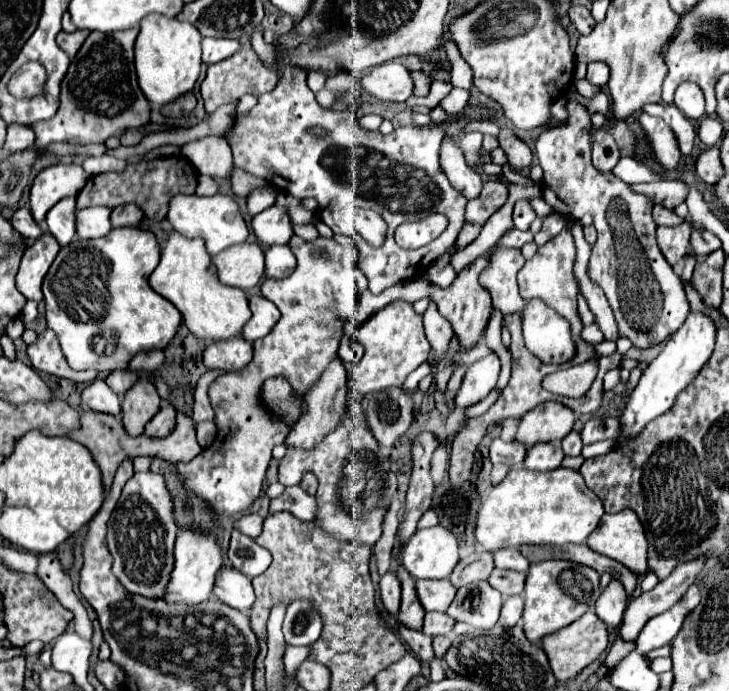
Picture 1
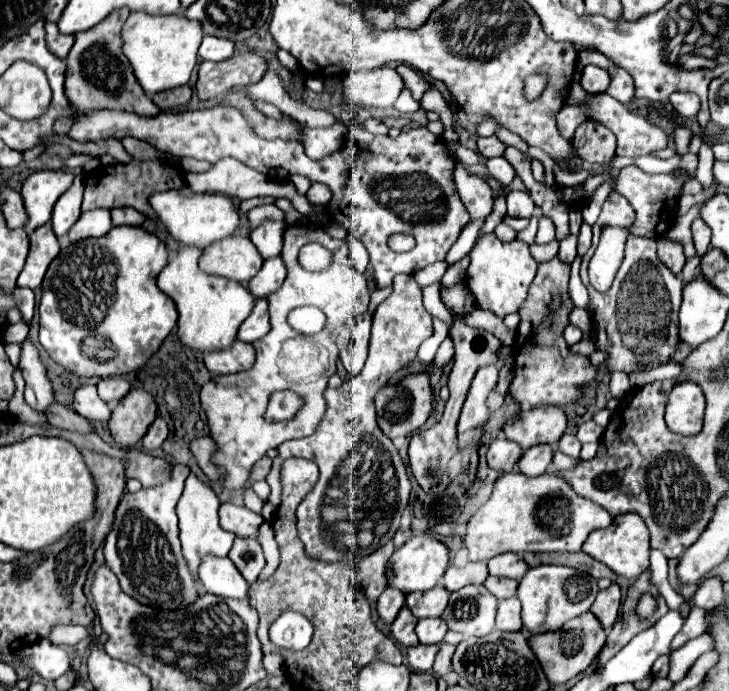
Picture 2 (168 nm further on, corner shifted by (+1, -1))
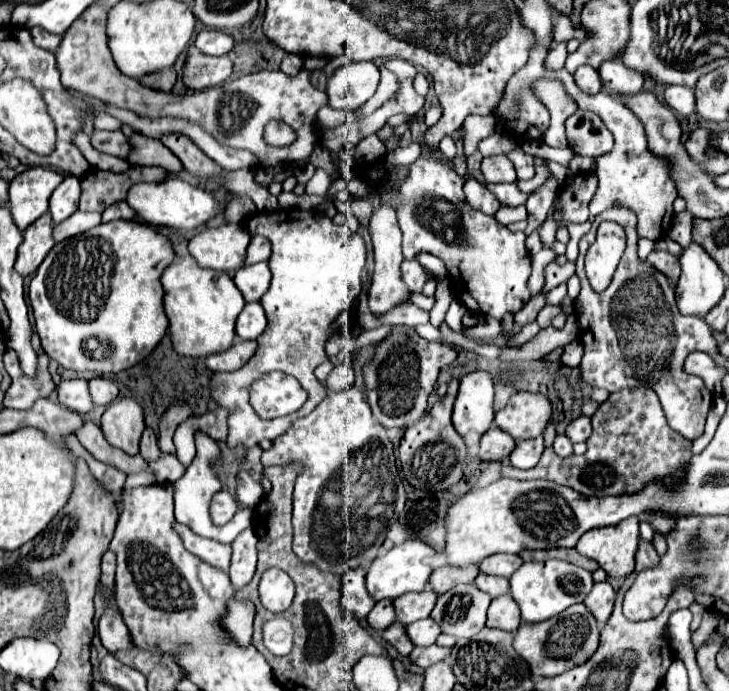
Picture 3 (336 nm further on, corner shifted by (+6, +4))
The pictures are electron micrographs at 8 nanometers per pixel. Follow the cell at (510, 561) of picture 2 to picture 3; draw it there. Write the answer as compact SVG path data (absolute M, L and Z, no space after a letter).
M493 555L489 559L483 559L483 563L479 565L479 571L509 579L521 565L523 561L519 555Z

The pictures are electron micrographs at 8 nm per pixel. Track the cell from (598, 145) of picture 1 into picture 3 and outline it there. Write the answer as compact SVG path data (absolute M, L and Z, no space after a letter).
M583 109L575 111L567 119L567 139L569 147L577 155L587 155L587 157L603 155L613 147L611 131L601 123L597 115Z

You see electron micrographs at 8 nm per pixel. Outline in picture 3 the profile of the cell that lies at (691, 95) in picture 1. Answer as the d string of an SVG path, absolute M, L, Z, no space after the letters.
M669 85L665 89L665 103L679 115L691 115L695 111L693 89L683 85Z

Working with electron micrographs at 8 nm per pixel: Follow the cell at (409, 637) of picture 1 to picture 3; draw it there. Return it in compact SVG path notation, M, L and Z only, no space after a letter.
M431 645L431 647L415 647L413 653L409 655L411 661L421 667L421 669L427 669L431 665L435 665L437 661L445 659L449 655L449 649L443 649L443 647L437 647L437 645Z

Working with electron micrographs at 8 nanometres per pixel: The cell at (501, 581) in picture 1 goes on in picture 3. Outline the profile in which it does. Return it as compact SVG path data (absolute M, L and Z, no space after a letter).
M479 573L477 579L475 579L475 585L489 593L491 597L499 597L499 595L505 595L509 593L509 579L505 577L495 577L495 575L485 575L485 573Z

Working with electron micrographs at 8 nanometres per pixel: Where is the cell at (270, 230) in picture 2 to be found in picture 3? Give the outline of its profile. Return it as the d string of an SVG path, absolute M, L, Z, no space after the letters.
M255 235L247 247L247 253L245 253L245 261L243 265L253 265L253 263L259 263L259 261L267 261L271 255L271 245L265 237L261 235Z

